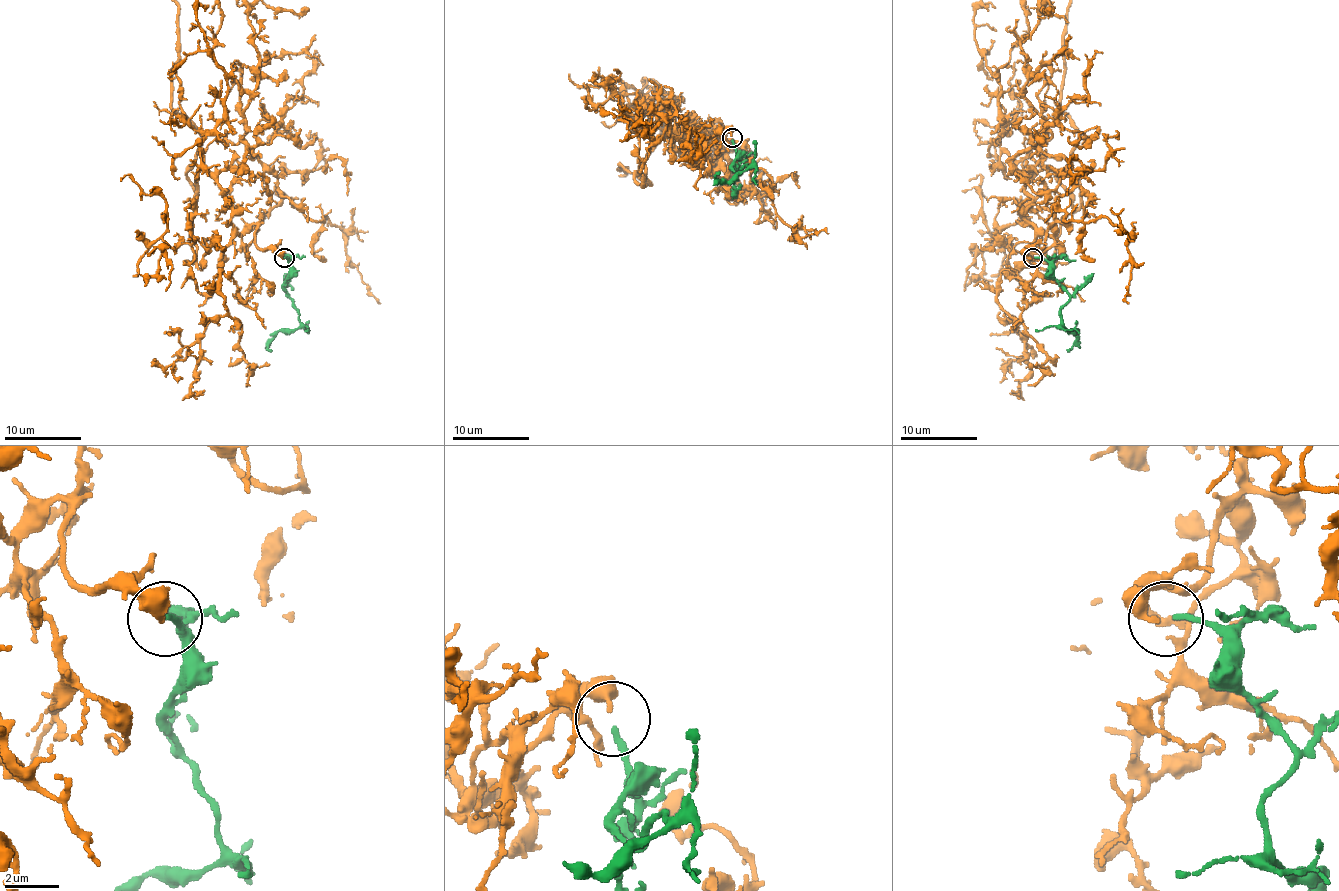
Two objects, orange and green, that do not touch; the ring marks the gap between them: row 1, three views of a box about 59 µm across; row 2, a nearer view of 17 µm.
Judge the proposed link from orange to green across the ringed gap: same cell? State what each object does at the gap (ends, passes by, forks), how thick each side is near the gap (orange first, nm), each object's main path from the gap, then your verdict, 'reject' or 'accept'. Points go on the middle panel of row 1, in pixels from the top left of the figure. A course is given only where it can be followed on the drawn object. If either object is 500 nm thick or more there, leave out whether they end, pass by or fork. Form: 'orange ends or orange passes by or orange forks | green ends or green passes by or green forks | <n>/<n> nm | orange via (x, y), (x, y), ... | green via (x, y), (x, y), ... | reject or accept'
orange ends | green ends | 280/220 nm | green via (733, 139), (737, 153), (733, 168), (737, 174), (748, 166), (727, 181), (715, 178), (719, 172) | accept

